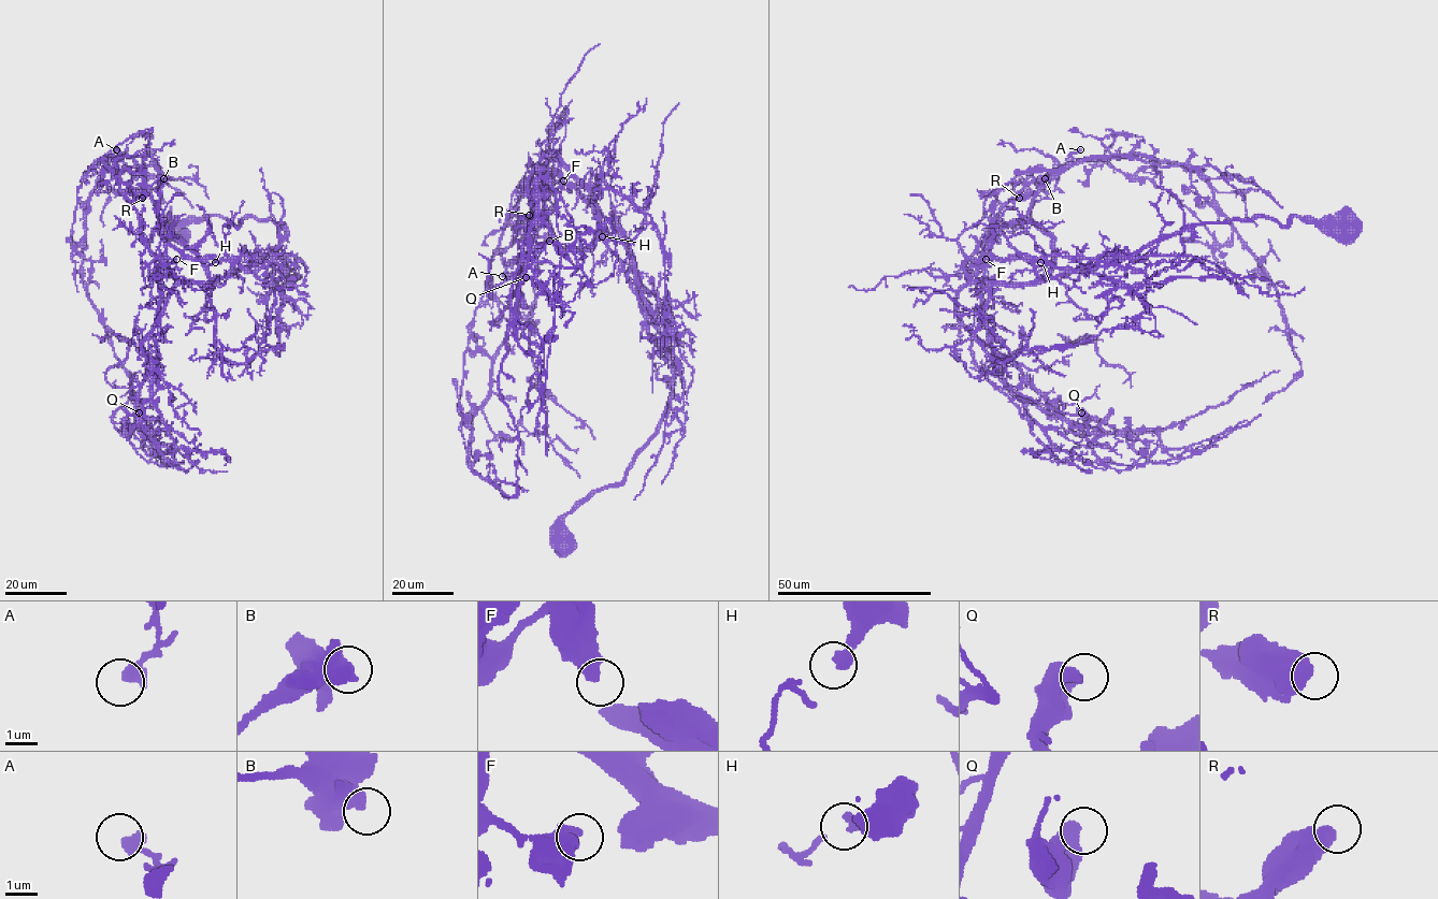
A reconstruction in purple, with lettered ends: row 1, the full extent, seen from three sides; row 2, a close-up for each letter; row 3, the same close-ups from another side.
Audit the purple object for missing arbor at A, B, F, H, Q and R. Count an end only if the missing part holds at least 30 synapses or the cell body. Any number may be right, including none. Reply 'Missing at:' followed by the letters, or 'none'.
Missing at: none

